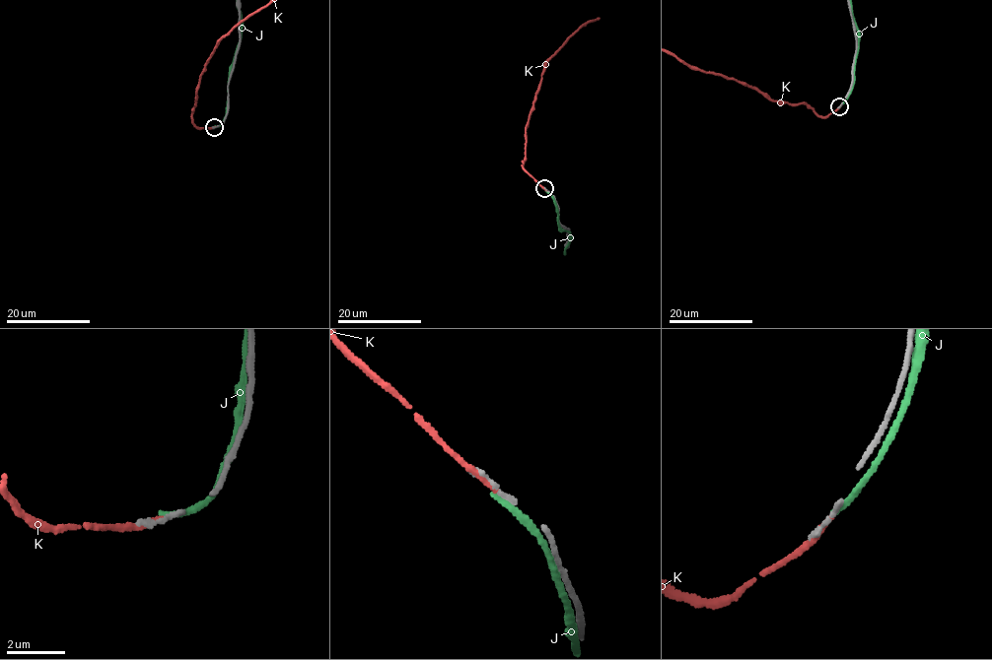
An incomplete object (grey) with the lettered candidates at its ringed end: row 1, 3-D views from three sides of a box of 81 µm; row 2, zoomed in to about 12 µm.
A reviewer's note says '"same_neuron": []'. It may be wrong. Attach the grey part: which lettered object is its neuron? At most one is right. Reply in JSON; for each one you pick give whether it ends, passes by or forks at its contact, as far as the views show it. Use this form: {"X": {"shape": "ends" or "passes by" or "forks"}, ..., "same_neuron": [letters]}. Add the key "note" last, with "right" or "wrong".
{"K": {"shape": "ends"}, "same_neuron": ["K"], "note": "wrong"}

